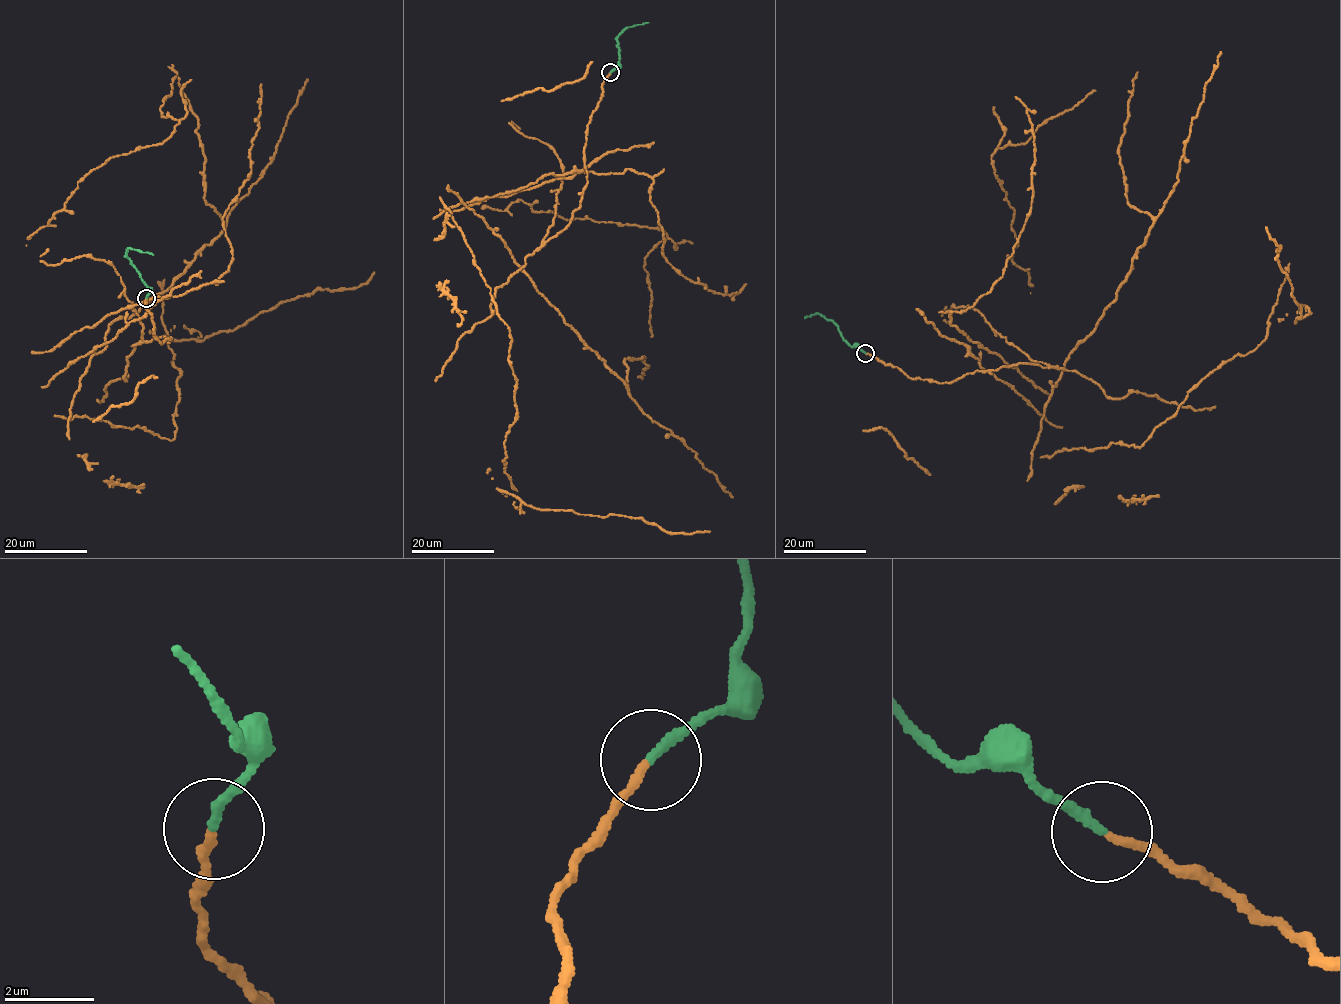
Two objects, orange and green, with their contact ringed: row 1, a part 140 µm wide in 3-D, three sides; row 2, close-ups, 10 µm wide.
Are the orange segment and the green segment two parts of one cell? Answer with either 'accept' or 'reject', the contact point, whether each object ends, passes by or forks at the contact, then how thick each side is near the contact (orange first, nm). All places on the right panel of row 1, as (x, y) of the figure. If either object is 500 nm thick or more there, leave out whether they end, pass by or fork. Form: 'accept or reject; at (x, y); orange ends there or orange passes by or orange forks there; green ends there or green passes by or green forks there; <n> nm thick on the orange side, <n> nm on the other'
reject; at (865, 353); orange ends there; green ends there; 180 nm thick on the orange side, 220 nm on the other

